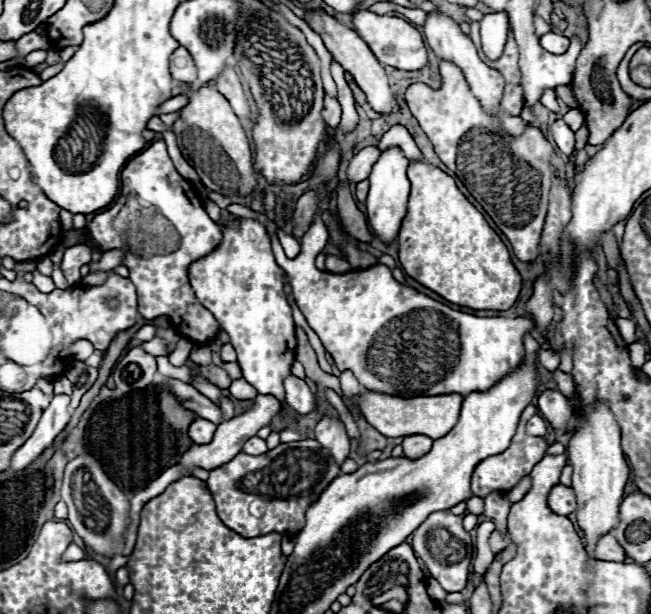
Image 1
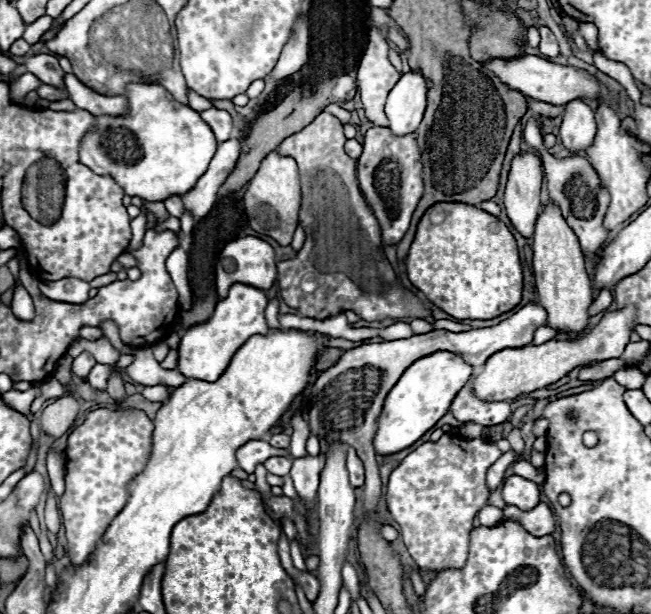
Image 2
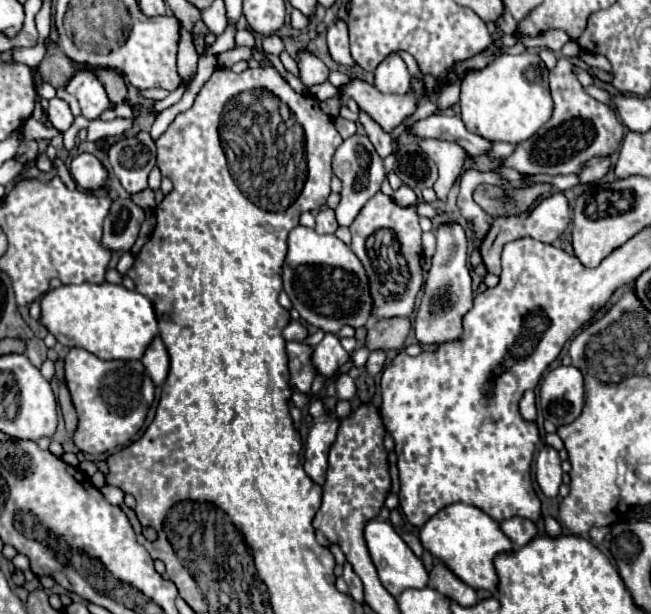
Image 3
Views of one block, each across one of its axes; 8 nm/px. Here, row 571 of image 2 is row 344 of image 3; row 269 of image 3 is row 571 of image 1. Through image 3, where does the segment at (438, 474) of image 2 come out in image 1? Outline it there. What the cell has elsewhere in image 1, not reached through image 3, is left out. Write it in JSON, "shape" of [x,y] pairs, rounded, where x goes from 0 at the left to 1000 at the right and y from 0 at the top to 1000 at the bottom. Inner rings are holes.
{"shape":[[[685,831],[679,834],[664,834],[636,866],[633,879],[636,902],[651,912],[657,922],[664,941],[676,948],[676,954],[685,964],[707,964],[716,948],[719,948],[719,922],[725,909],[725,876],[722,870],[710,860],[710,844],[700,837],[691,837]]]}

